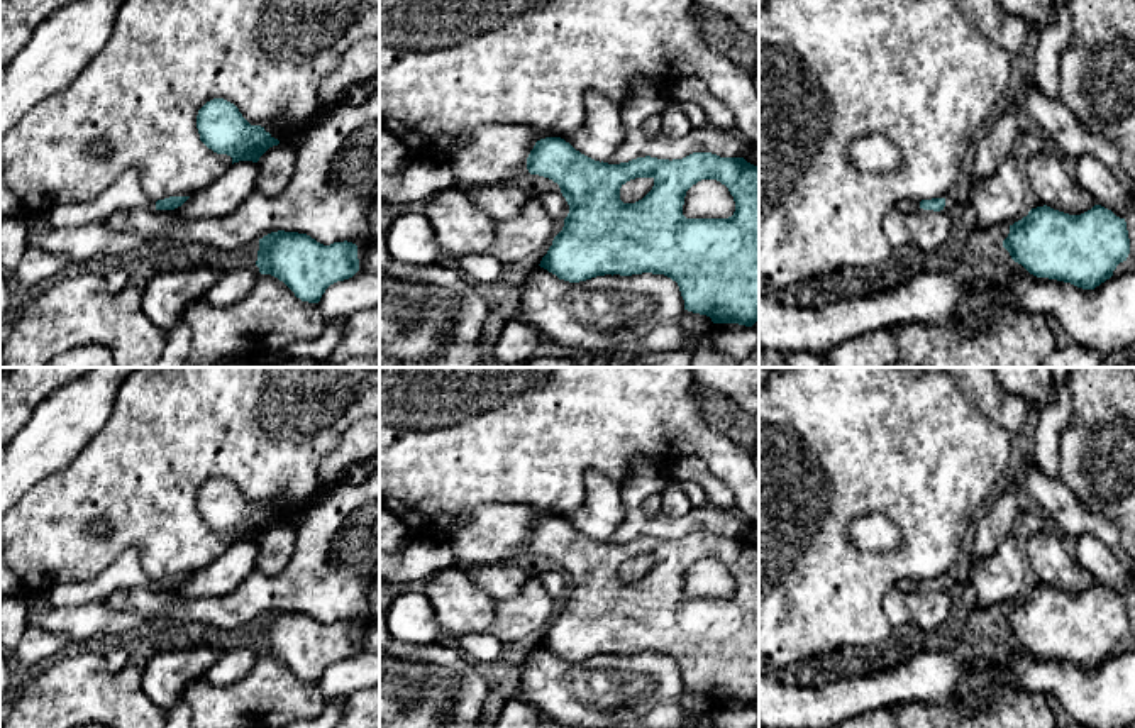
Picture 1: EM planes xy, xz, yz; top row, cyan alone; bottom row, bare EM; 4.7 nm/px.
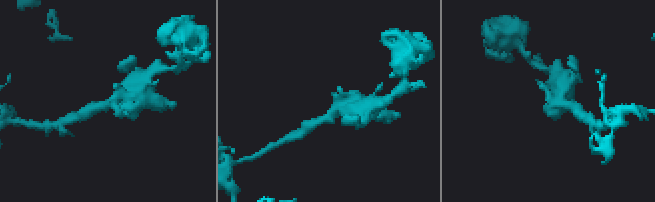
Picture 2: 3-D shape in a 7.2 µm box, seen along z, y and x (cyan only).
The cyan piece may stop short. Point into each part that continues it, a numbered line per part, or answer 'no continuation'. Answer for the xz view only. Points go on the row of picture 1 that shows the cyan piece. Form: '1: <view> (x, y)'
1: xz (495, 153)

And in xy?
1: xy (126, 193)

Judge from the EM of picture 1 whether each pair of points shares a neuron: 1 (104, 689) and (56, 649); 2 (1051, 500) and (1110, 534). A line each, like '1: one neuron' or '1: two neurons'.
1: two neurons
2: one neuron

